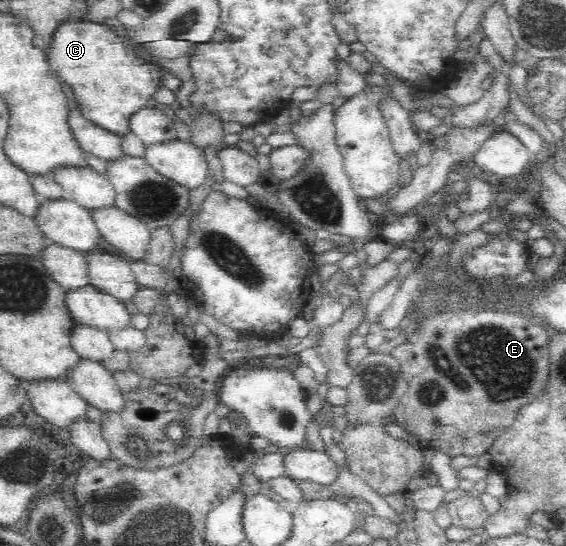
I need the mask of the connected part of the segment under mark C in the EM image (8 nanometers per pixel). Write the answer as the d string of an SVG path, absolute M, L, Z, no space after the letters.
M64 21L48 50L51 69L72 87L84 118L119 137L132 133L130 120L149 106L150 98L162 86L162 69L136 56L132 44L123 41L104 22Z

